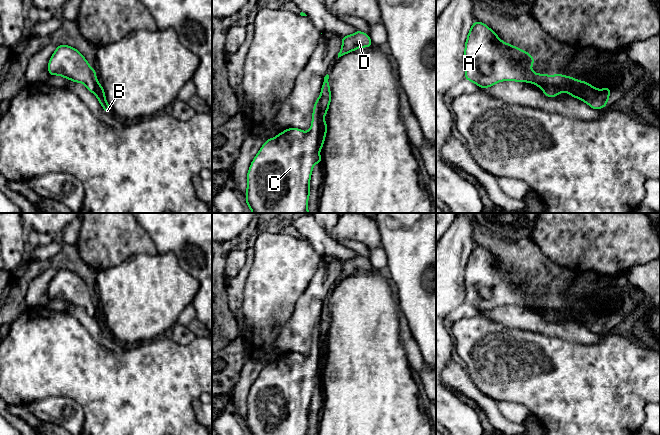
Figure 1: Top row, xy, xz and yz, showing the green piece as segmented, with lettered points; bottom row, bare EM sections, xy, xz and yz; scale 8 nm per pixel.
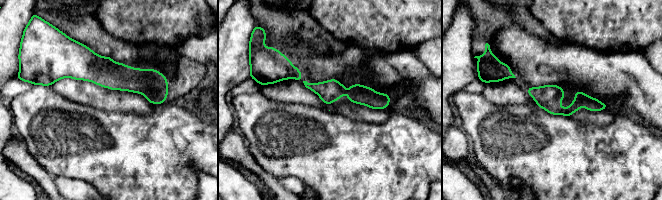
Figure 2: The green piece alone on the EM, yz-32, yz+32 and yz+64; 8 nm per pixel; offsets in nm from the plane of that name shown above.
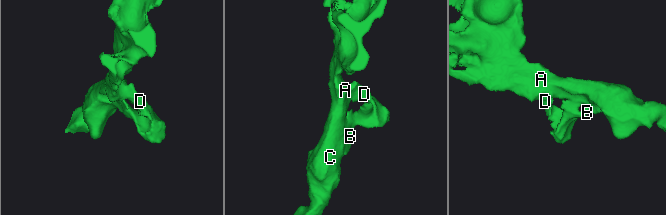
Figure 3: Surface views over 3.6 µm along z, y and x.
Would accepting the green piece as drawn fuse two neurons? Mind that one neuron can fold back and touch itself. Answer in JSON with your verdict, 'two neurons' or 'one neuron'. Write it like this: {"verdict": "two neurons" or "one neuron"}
{"verdict": "two neurons"}

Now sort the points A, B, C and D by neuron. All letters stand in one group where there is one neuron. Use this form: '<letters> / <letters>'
A C / B D

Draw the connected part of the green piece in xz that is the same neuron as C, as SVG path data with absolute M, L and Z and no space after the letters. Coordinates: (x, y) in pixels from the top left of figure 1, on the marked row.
M318 98L314 105L311 128L308 132L289 128L276 137L266 140L253 159L247 174L246 204L252 213L310 213L307 209L310 195L309 183L313 166L316 164L316 156L319 154L320 125L323 120Z

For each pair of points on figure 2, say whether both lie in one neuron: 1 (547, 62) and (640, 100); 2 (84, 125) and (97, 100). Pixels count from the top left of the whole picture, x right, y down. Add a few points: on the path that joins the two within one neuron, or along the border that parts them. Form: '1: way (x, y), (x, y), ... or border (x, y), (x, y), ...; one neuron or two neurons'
1: way (570, 66), (585, 69), (599, 75), (617, 78); one neuron
2: border (71, 100), (107, 111), (116, 111); two neurons

